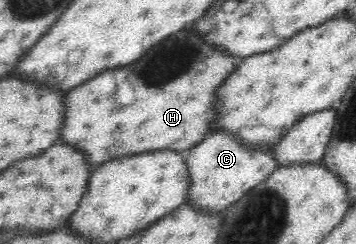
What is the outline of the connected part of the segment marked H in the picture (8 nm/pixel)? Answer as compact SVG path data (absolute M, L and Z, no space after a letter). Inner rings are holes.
M187 27L185 31L179 31L177 35L171 35L169 39L157 43L153 49L149 49L141 59L129 64L129 83L135 89L137 101L127 107L127 111L121 105L115 103L115 71L105 71L97 75L95 79L75 87L67 93L67 125L63 125L63 141L59 143L75 143L83 145L87 153L91 153L91 161L95 165L101 165L103 161L111 161L111 157L118 158L142 154L143 152L156 152L157 150L184 151L197 145L206 135L210 134L209 125L214 117L215 91L222 85L231 71L237 65L223 51L211 49L199 35Z

